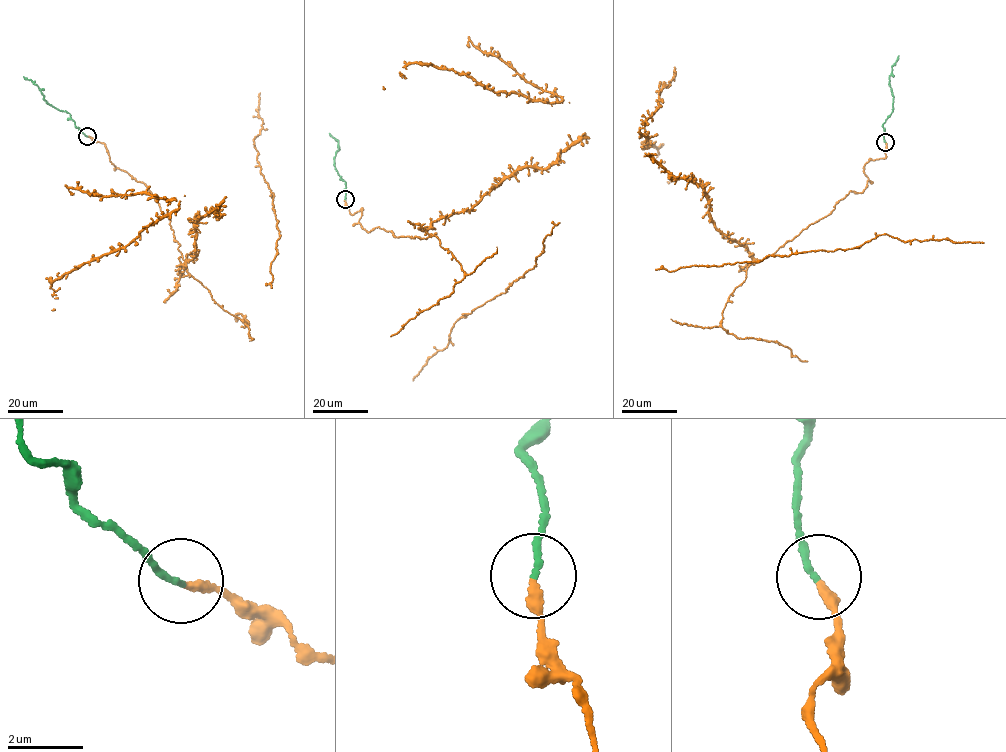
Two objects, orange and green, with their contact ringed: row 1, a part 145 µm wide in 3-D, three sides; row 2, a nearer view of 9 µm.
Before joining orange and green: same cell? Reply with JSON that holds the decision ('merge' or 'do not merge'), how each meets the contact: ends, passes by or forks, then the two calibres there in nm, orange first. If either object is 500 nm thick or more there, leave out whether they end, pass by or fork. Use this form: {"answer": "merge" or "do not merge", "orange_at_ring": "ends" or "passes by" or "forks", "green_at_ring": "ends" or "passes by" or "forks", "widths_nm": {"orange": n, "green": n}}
{"answer": "merge", "orange_at_ring": "ends", "green_at_ring": "ends", "widths_nm": {"orange": 240, "green": 140}}

